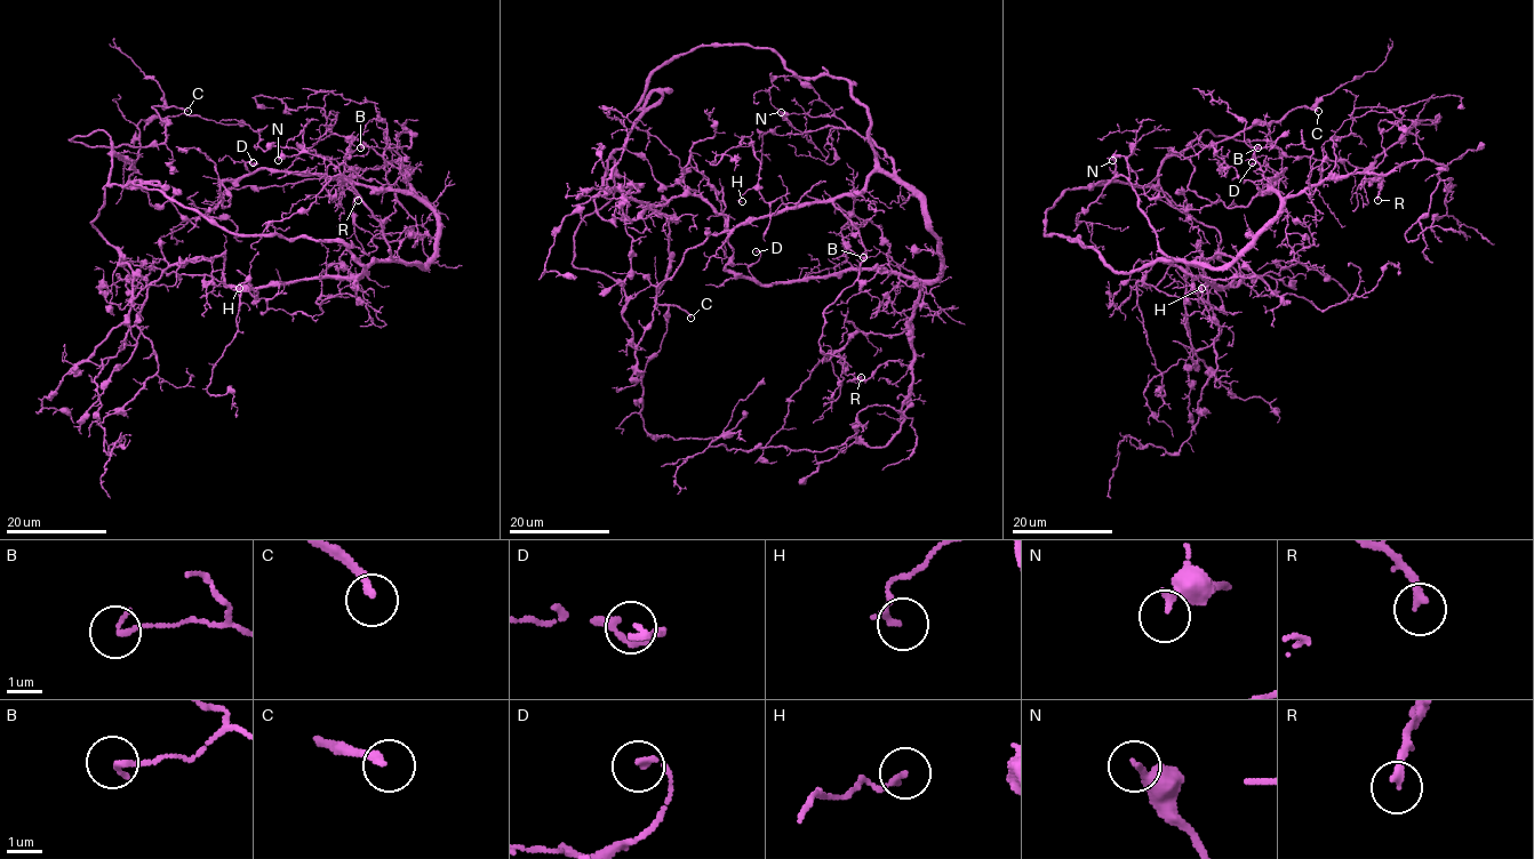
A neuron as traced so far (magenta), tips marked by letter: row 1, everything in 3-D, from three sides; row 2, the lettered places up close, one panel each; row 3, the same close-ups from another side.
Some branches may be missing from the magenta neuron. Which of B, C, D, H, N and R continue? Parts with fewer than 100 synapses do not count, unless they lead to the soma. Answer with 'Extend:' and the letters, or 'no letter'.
Extend: C

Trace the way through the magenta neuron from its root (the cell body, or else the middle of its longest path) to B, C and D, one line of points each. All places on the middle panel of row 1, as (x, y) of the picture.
B: (788, 69), (849, 83), (877, 163), (920, 201), (941, 273), (917, 280), (885, 254), (863, 257)
C: (788, 69), (745, 45), (679, 54), (612, 154), (614, 186), (668, 218), (655, 299), (690, 318)
D: (788, 69), (849, 83), (877, 163), (920, 201), (941, 273), (762, 285), (748, 270), (756, 251)

